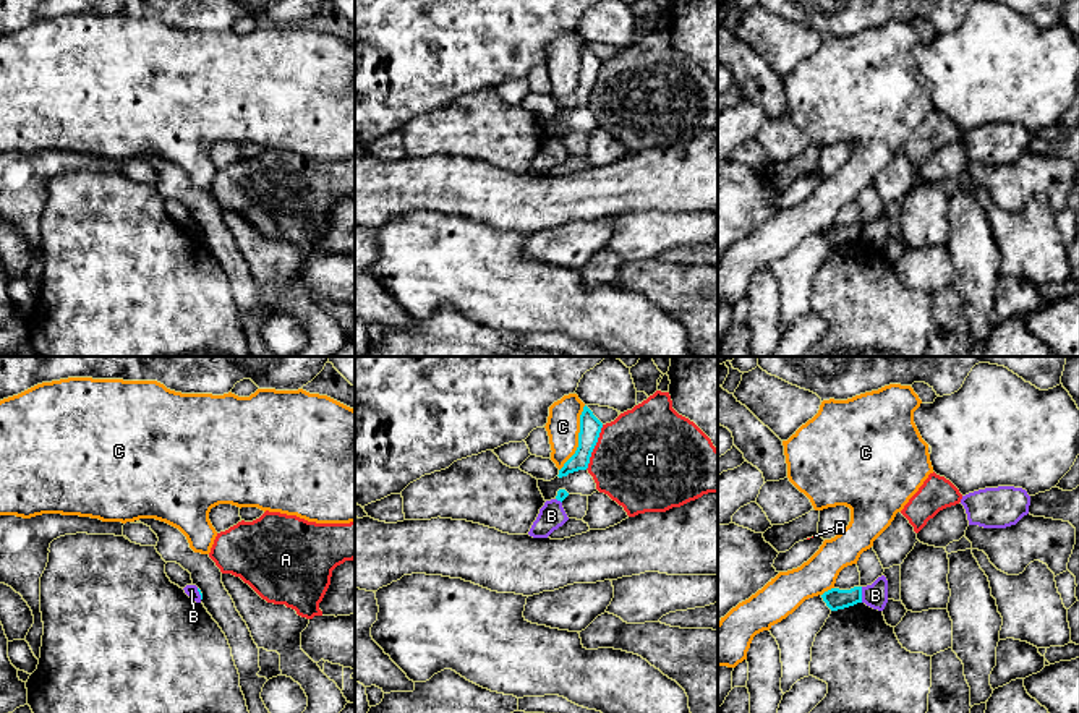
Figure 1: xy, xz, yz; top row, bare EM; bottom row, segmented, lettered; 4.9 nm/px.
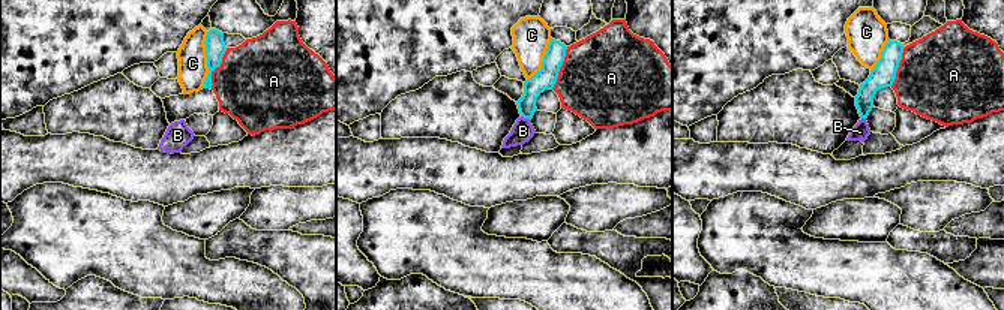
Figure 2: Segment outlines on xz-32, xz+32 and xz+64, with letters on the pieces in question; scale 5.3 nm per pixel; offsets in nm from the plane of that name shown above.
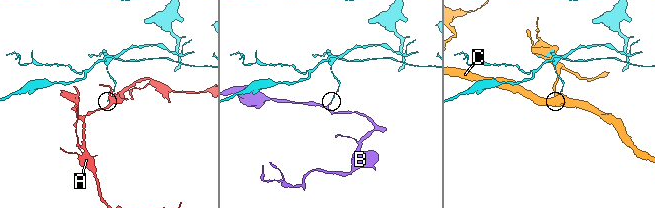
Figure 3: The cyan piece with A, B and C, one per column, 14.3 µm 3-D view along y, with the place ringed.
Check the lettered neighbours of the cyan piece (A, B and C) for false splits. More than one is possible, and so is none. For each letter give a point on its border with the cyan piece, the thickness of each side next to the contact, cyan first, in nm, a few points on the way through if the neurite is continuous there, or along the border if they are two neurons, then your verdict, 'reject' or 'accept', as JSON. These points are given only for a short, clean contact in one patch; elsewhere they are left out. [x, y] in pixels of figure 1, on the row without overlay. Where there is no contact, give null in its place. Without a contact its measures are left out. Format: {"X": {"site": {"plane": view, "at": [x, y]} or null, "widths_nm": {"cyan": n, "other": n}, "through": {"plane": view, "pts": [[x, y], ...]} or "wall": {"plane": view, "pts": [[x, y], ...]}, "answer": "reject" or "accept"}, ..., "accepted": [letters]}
{"A": {"site": {"plane": "xz", "at": [593, 85]}, "widths_nm": {"cyan": 110, "other": 480}, "answer": "reject"}, "B": {"site": {"plane": "yz", "at": [861, 232]}, "widths_nm": {"cyan": 110, "other": 120}, "wall": {"plane": "yz", "pts": [[861, 224], [862, 239]]}, "answer": "reject"}, "C": {"site": {"plane": "xz", "at": [579, 75]}, "widths_nm": {"cyan": 110, "other": 170}, "answer": "reject"}, "accepted": []}

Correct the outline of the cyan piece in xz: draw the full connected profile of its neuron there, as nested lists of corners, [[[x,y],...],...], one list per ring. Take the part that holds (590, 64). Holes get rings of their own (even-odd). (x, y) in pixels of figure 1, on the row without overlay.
[[[585,42],[580,52],[578,84],[575,91],[559,107],[559,112],[557,112],[559,115],[567,113],[569,110],[588,105],[590,94],[598,79],[601,65],[603,65],[603,60]]]

